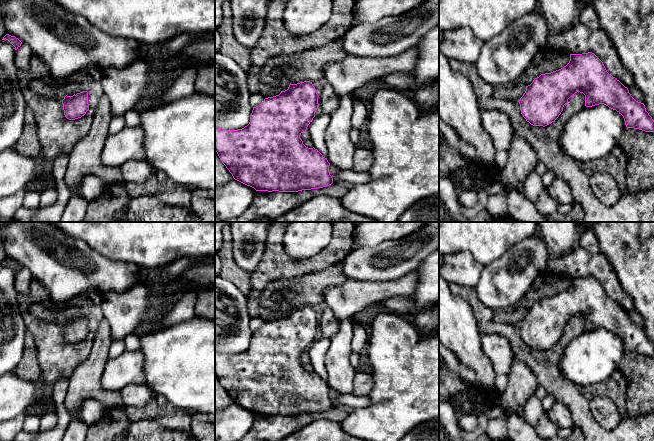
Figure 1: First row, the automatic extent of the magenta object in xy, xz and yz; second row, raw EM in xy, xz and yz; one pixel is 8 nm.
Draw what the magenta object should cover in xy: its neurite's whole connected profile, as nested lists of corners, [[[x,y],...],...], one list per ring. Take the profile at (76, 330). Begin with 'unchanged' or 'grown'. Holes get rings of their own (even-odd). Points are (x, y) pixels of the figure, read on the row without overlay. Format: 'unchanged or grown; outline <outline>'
unchanged; outline [[[83,315],[62,324],[64,339],[69,344],[81,342],[89,334],[88,316]]]

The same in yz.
unchanged; outline [[[592,276],[570,278],[570,285],[566,290],[535,302],[526,310],[525,317],[518,325],[521,338],[531,349],[545,351],[559,341],[568,323],[577,316],[585,319],[586,331],[604,328],[623,340],[627,352],[654,356],[654,344],[646,335],[644,327],[636,325],[628,312],[609,298],[603,286]]]

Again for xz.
unchanged; outline [[[310,305],[290,307],[287,314],[281,315],[279,319],[265,322],[261,328],[253,331],[250,346],[244,352],[226,354],[215,350],[215,375],[233,402],[256,415],[268,416],[298,416],[331,409],[333,402],[329,396],[330,387],[327,382],[314,371],[306,371],[300,362],[315,341],[315,336],[319,331],[318,321]]]

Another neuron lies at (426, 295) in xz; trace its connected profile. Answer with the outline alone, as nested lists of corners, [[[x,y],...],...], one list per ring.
[[[439,249],[423,259],[416,272],[418,285],[409,297],[415,306],[414,314],[439,305]]]

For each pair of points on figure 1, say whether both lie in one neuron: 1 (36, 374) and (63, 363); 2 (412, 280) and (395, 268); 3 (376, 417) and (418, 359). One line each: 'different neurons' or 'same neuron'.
1: different neurons
2: different neurons
3: same neuron

